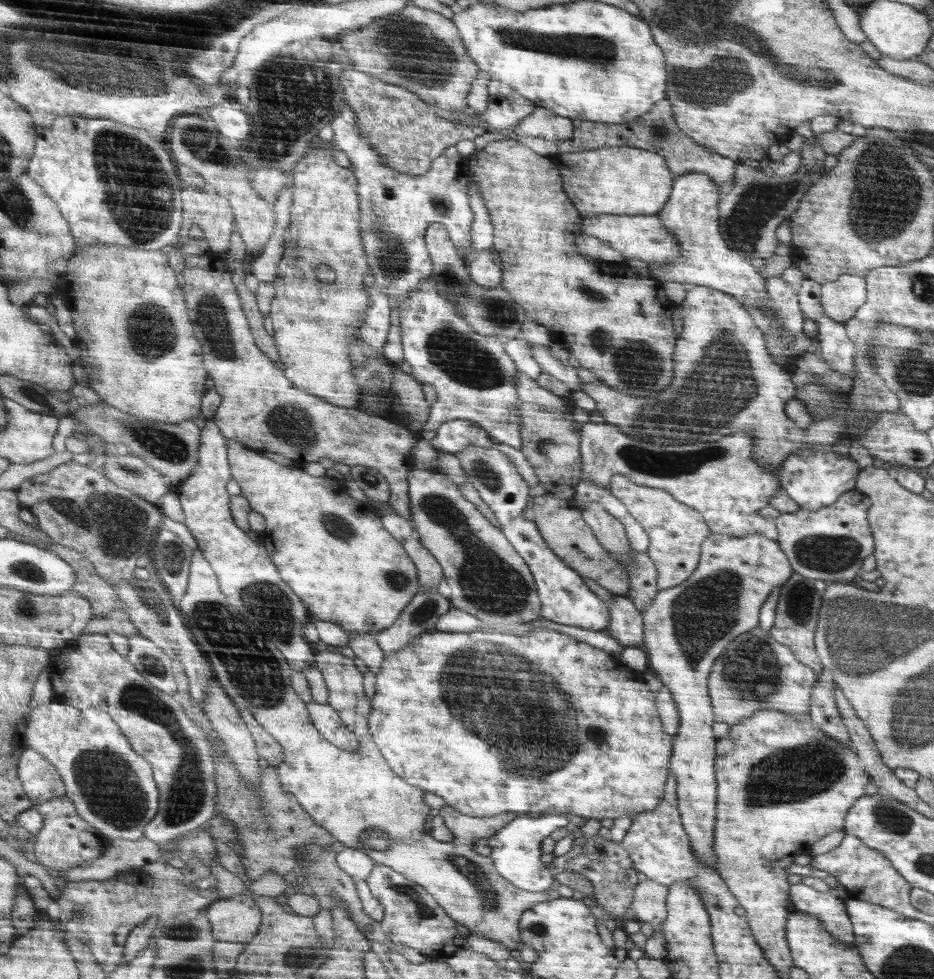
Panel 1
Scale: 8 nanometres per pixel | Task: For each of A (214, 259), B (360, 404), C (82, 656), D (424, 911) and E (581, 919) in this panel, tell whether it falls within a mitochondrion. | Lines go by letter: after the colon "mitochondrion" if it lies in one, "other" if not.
A: other
B: other
C: other
D: mitochondrion
E: other

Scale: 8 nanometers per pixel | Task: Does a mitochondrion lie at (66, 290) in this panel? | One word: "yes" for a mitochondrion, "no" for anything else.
no

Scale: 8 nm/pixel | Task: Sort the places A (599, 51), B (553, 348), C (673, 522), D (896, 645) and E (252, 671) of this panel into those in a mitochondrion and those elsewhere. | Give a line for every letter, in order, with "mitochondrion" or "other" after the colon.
A: mitochondrion
B: other
C: other
D: mitochondrion
E: mitochondrion

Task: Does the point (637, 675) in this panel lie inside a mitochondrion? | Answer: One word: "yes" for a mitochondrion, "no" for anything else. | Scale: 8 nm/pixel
no

